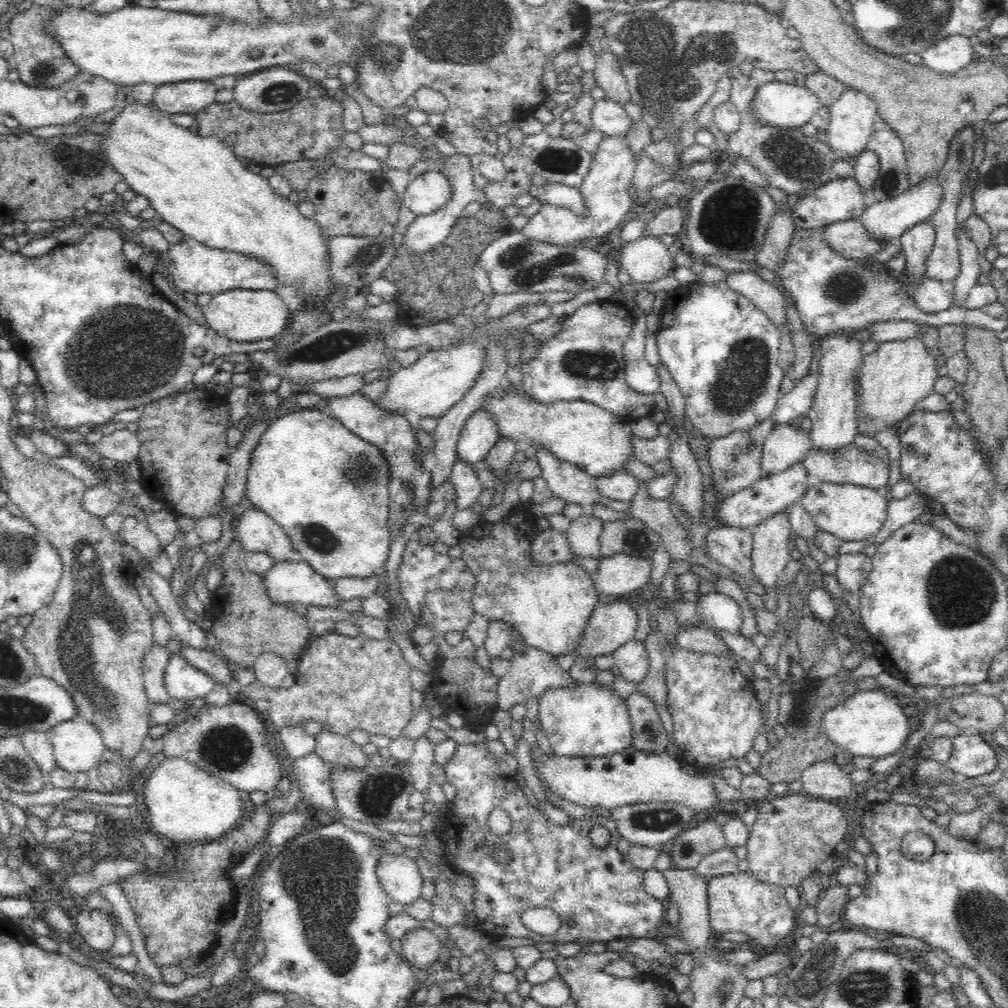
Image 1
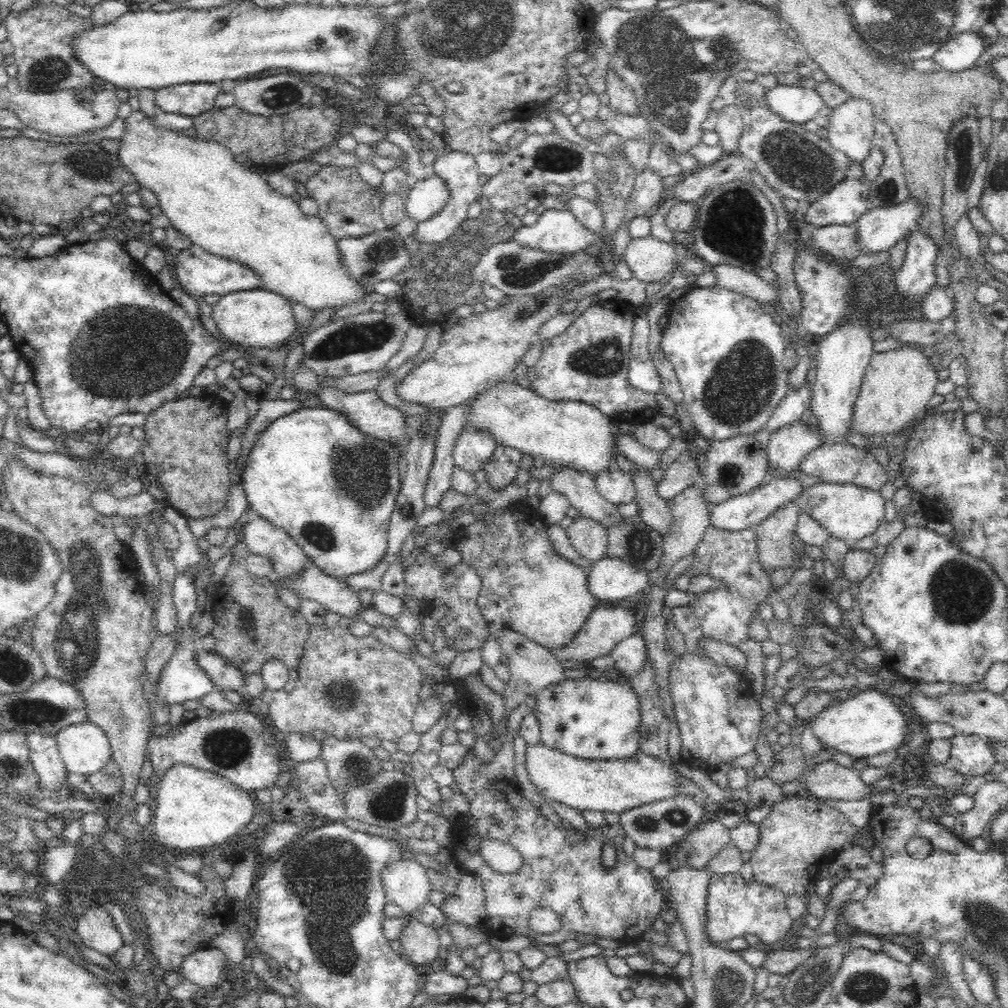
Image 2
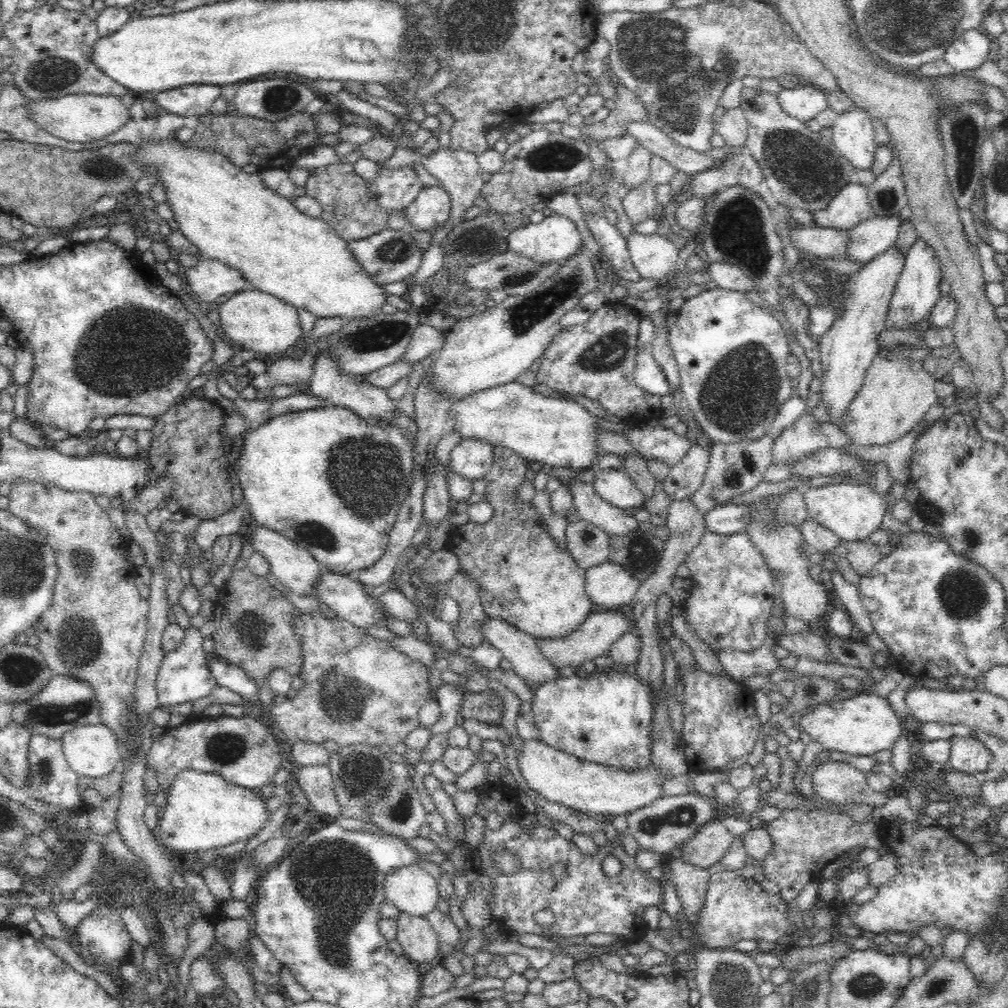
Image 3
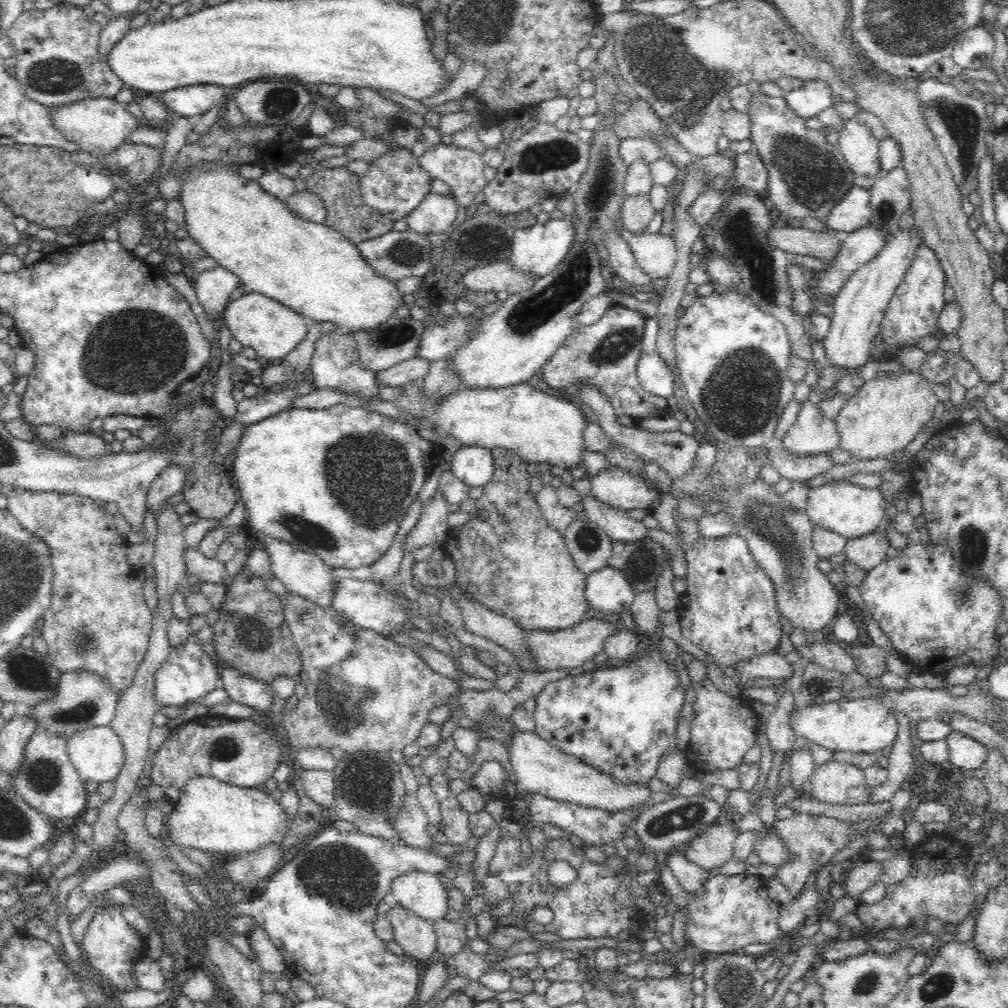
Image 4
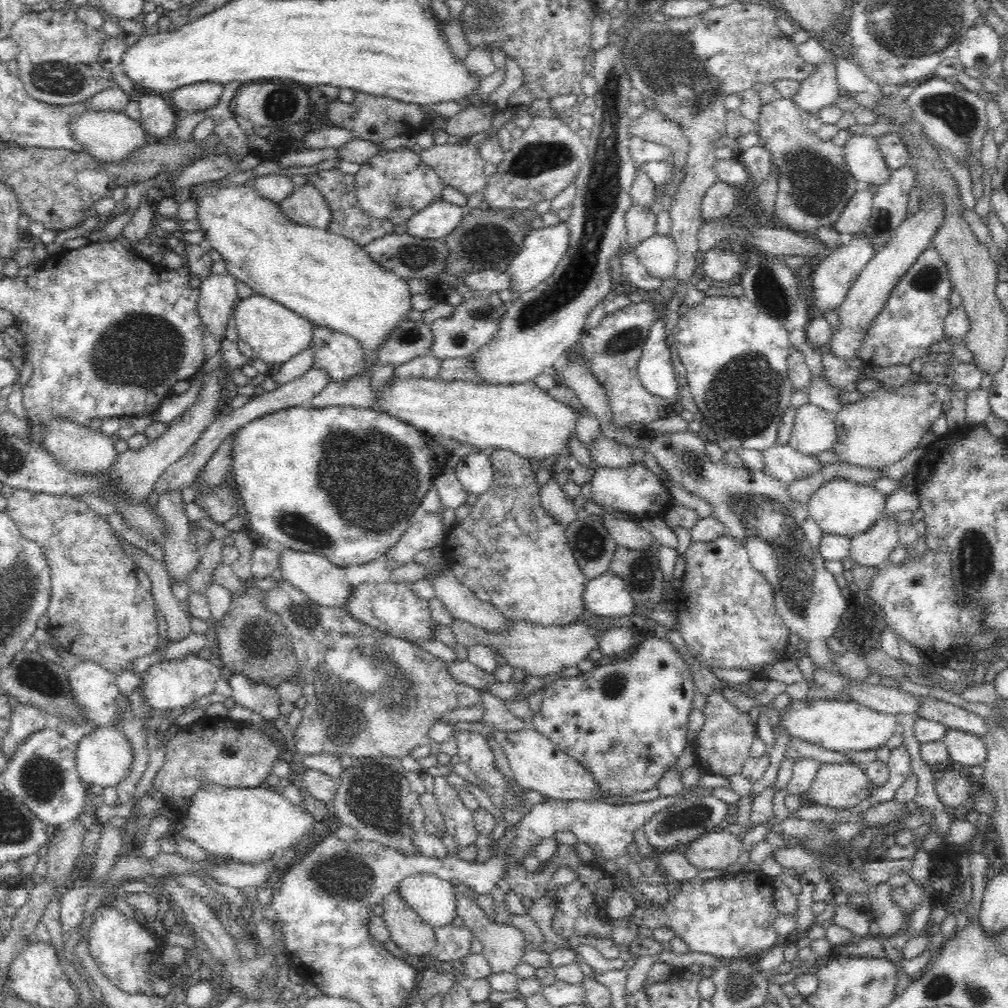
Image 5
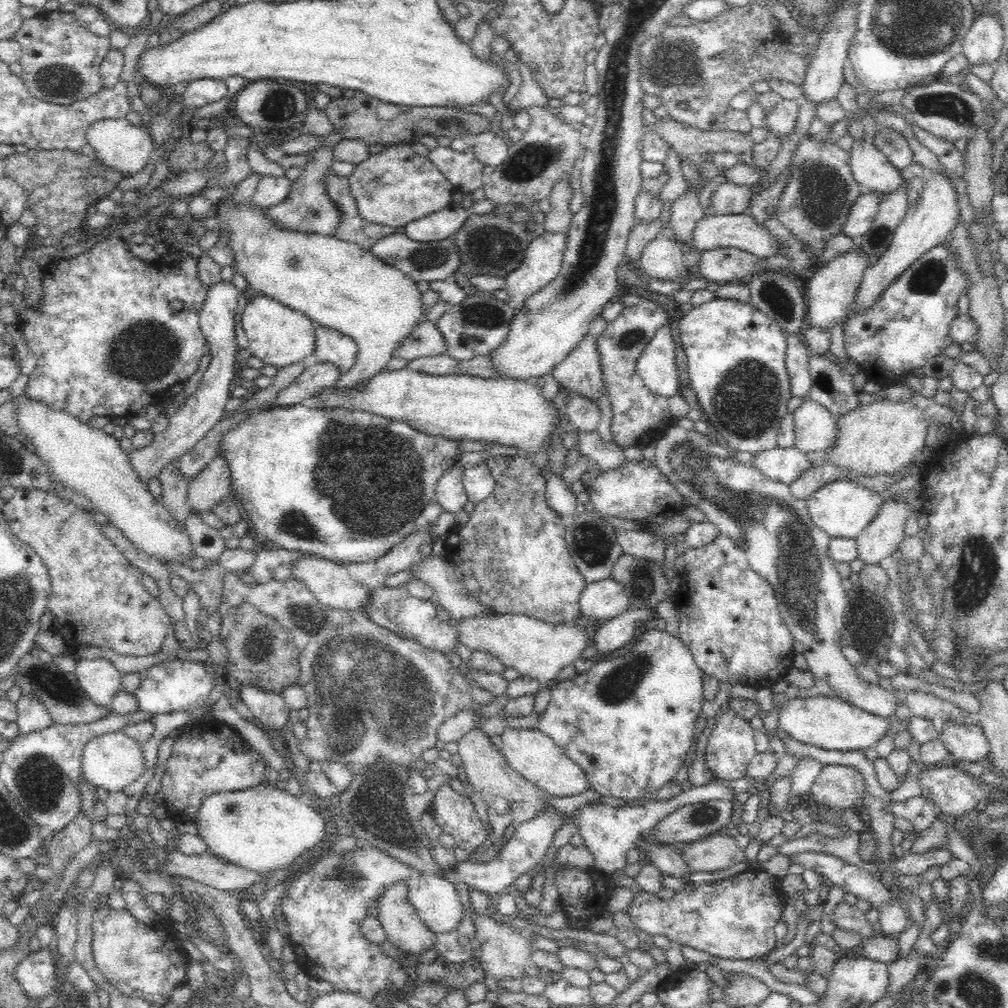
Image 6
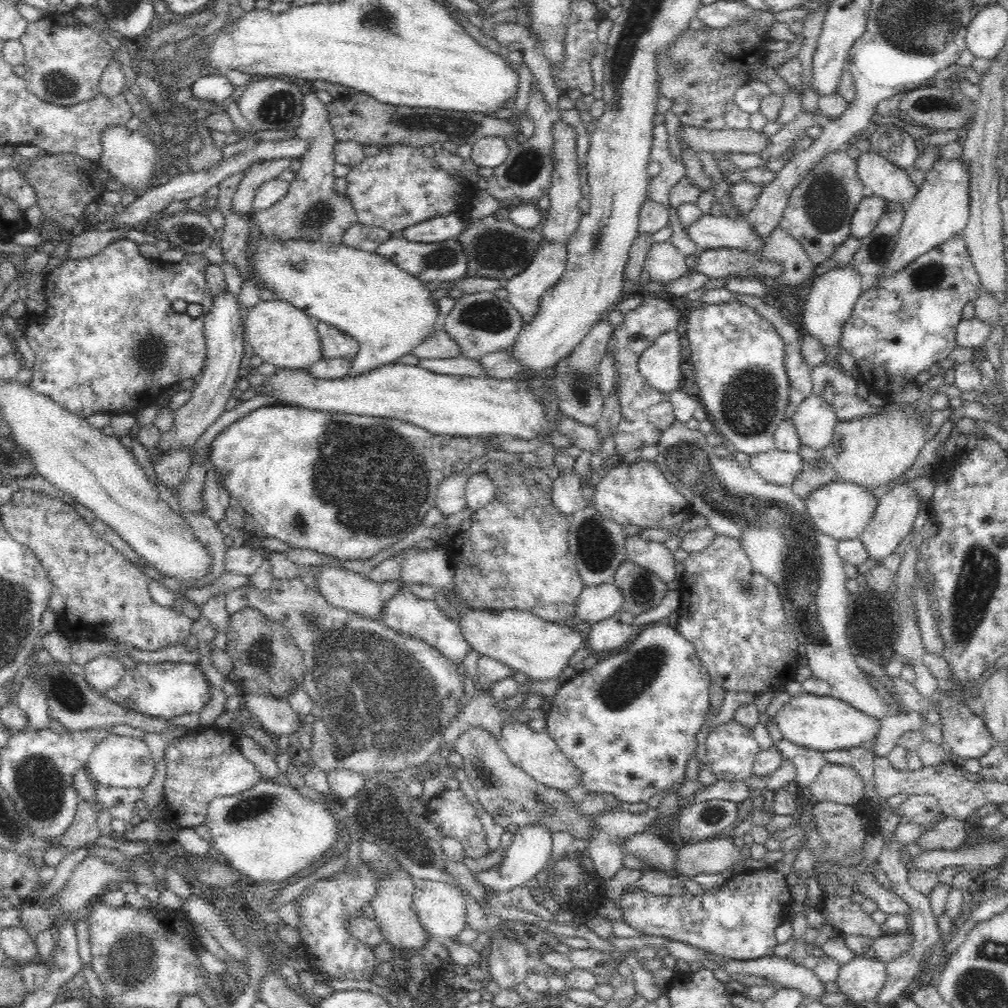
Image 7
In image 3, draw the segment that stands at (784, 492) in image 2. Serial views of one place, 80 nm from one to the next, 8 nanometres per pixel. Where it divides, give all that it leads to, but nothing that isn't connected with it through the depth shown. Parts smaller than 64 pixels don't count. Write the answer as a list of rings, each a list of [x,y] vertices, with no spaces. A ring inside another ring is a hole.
[[[728,504],[726,506],[718,505],[716,508],[707,512],[704,516],[704,532],[718,533],[718,535],[733,535],[744,531],[746,522],[752,520],[750,507],[744,504]]]

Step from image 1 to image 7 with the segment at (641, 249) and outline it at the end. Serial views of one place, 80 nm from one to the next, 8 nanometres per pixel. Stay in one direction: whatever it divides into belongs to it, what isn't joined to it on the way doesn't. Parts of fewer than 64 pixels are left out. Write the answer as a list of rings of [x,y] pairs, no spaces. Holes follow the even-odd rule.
[[[670,242],[654,244],[645,262],[645,279],[670,284],[690,273],[685,260]]]

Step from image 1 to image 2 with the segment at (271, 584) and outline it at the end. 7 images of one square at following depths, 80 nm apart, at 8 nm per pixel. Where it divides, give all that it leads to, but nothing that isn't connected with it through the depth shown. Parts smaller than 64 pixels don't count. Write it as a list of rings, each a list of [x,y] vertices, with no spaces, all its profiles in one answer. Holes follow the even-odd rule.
[[[310,565],[304,574],[302,574],[302,577],[298,577],[298,582],[296,584],[288,584],[287,582],[284,582],[284,584],[287,584],[288,587],[292,588],[296,595],[300,599],[308,599],[310,602],[311,601],[316,601],[318,604],[322,605],[323,611],[332,611],[335,612],[336,614],[340,615],[340,617],[348,618],[352,622],[356,622],[359,620],[362,620],[360,618],[360,613],[363,611],[367,613],[366,609],[371,609],[365,608],[358,596],[359,592],[354,591],[354,589],[350,588],[350,585],[346,583],[346,578],[345,577],[332,577],[329,576],[328,574],[324,573],[322,570],[320,570],[316,566]]]

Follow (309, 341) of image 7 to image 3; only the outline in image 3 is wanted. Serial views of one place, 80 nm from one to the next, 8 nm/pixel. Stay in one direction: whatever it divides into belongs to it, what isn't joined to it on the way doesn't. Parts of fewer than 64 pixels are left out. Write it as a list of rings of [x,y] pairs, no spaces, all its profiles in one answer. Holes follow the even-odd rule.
[[[245,288],[217,308],[223,332],[244,349],[254,350],[258,357],[270,362],[284,358],[284,354],[295,346],[303,335],[298,309],[291,307],[278,297],[258,289]]]

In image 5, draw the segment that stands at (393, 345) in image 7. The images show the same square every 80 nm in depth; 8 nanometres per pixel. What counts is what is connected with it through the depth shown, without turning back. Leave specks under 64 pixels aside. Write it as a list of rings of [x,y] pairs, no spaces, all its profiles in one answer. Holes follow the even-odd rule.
[[[196,184],[187,191],[187,195],[199,202],[197,218],[202,224],[201,230],[206,232],[208,237],[206,247],[217,250],[222,255],[228,272],[250,287],[253,294],[270,297],[307,318],[315,326],[341,332],[360,343],[362,363],[364,363],[362,372],[358,374],[354,372],[354,376],[346,381],[330,382],[318,396],[313,398],[312,404],[315,408],[348,405],[356,408],[374,408],[371,377],[378,368],[379,350],[404,321],[410,320],[408,314],[413,310],[413,294],[410,292],[407,280],[380,266],[352,240],[288,220],[274,201],[260,197],[253,187],[240,185],[235,188],[213,189],[210,185]]]

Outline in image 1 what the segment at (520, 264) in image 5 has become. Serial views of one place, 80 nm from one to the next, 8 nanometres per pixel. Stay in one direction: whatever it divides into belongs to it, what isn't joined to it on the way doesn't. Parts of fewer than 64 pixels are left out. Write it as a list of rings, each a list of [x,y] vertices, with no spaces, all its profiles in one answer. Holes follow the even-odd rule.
[[[610,136],[600,144],[596,156],[593,156],[590,172],[579,187],[587,204],[587,210],[589,210],[587,219],[580,219],[570,209],[542,204],[539,212],[530,217],[528,224],[520,230],[521,234],[529,242],[540,242],[541,244],[559,246],[559,248],[576,248],[587,239],[610,235],[620,224],[624,224],[624,219],[632,211],[633,198],[629,189],[633,184],[637,162],[630,153],[627,138]]]

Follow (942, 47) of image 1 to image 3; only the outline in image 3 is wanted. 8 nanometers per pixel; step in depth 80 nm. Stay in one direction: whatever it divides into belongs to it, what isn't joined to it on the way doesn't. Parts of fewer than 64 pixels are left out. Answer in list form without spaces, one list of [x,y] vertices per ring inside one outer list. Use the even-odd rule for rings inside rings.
[[[983,27],[964,31],[947,47],[943,58],[958,74],[974,70],[989,59],[992,42],[993,38]]]

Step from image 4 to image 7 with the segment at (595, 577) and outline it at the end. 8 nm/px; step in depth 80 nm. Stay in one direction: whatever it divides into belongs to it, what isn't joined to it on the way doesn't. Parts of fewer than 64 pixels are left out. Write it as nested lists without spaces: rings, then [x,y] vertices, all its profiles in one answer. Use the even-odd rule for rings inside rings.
[[[613,584],[585,587],[578,598],[572,621],[594,625],[616,615],[624,603],[621,591]]]

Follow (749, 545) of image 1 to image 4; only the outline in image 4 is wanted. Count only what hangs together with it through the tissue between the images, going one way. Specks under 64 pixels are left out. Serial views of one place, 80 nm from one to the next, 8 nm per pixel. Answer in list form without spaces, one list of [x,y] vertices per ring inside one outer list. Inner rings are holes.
[[[734,534],[717,539],[698,537],[686,548],[685,559],[688,586],[686,591],[679,595],[677,605],[682,636],[705,652],[708,660],[723,670],[758,660],[766,654],[776,654],[783,637],[776,592],[770,578],[756,566],[747,542]]]

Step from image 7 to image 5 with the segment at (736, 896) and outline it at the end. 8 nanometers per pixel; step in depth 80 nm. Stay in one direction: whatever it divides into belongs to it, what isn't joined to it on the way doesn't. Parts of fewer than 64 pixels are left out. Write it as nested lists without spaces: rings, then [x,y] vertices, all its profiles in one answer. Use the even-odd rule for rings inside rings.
[[[749,867],[740,872],[727,873],[713,879],[684,882],[680,892],[665,904],[658,904],[643,895],[629,917],[634,924],[648,930],[653,931],[662,927],[672,930],[674,937],[683,940],[694,952],[712,954],[718,958],[756,960],[779,943],[774,931],[774,920],[779,913],[775,905],[775,888],[771,879],[757,868]]]

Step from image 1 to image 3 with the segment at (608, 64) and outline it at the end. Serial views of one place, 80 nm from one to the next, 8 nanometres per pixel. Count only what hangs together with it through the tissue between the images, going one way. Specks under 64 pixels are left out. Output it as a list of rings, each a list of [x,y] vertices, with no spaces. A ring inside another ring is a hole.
[[[620,85],[617,90],[616,108],[609,112],[609,116],[602,122],[580,128],[583,134],[590,135],[597,142],[621,137],[630,124],[650,122],[648,111],[628,88]]]

